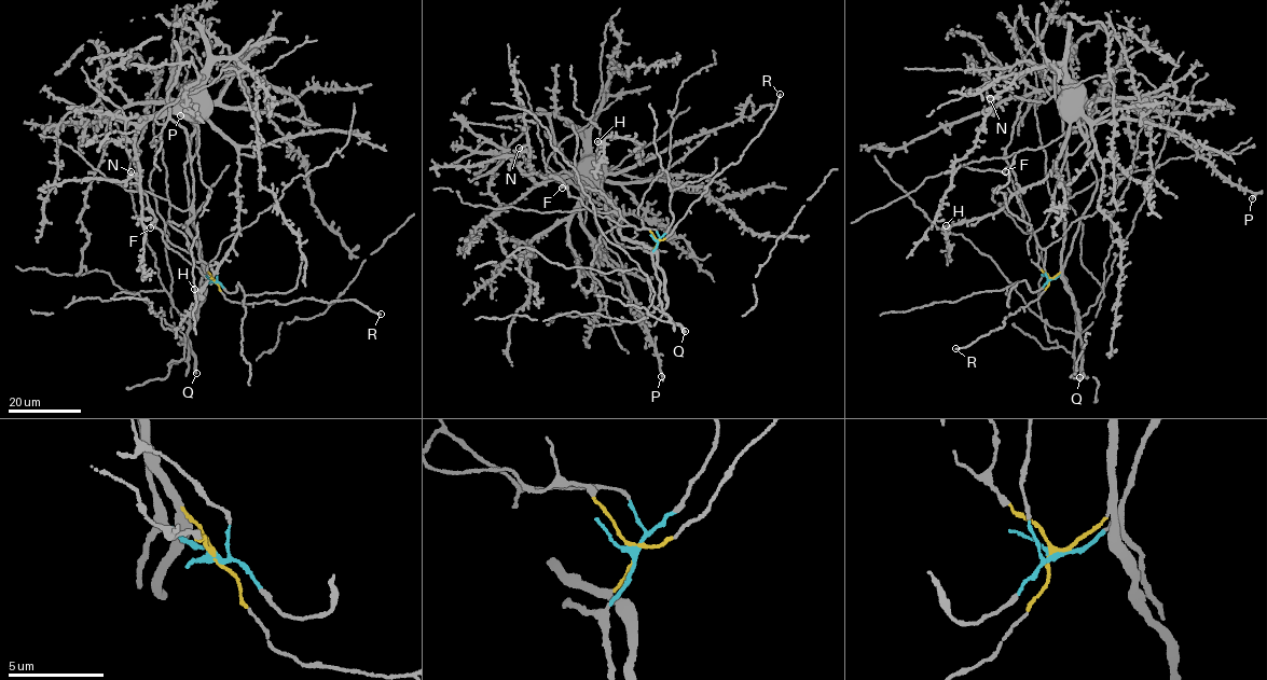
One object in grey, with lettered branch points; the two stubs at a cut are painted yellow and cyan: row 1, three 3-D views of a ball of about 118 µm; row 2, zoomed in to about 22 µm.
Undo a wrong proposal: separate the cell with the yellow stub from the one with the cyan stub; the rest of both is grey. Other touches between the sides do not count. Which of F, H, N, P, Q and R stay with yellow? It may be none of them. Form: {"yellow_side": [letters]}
{"yellow_side": ["F", "Q", "R"]}

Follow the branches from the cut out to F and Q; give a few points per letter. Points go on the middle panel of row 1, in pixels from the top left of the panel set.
F: (658, 240), (646, 227), (619, 224), (607, 217), (593, 213), (562, 188)
Q: (658, 240), (655, 250), (664, 275), (668, 304), (663, 313), (686, 331)

